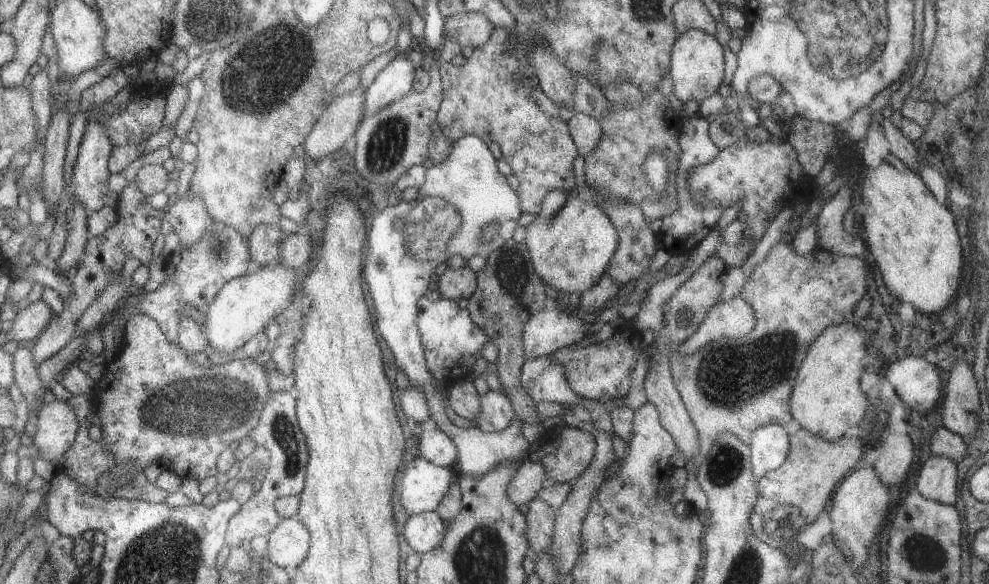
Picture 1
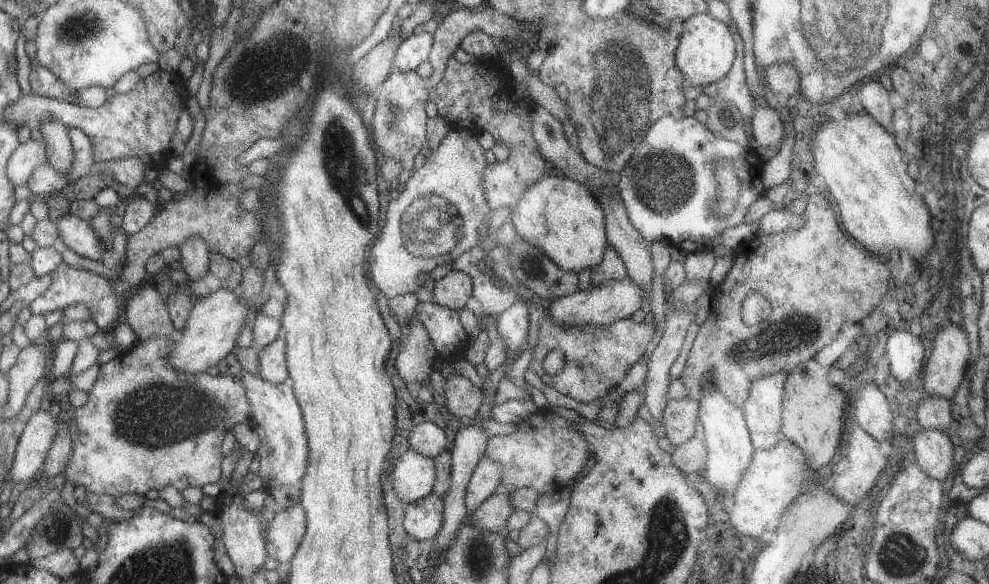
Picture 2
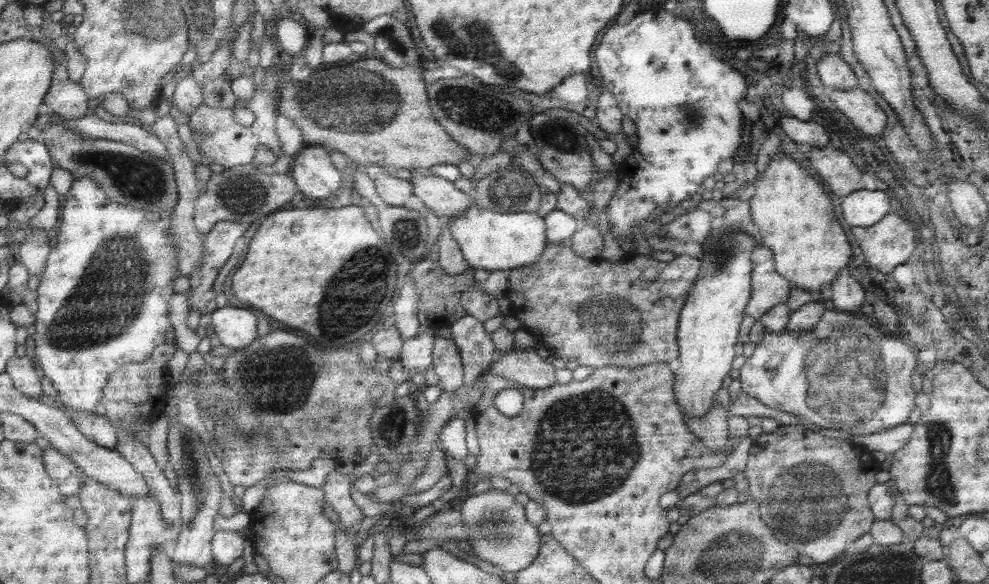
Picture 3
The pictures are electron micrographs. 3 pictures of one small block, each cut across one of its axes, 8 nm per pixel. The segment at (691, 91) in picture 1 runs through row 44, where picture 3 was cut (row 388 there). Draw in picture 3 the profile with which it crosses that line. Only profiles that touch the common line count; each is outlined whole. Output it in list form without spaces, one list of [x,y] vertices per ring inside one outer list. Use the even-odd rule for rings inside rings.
[[[715,228],[709,234],[709,240],[701,244],[701,260],[699,260],[699,274],[703,278],[695,280],[691,286],[683,308],[679,310],[679,322],[677,322],[677,348],[679,348],[679,368],[673,372],[673,396],[679,404],[681,412],[685,416],[703,416],[707,414],[715,404],[715,394],[725,388],[731,372],[731,362],[735,360],[733,346],[739,338],[739,326],[745,316],[745,308],[751,296],[751,252],[755,248],[757,238],[751,236],[751,230],[731,230],[731,228]]]

